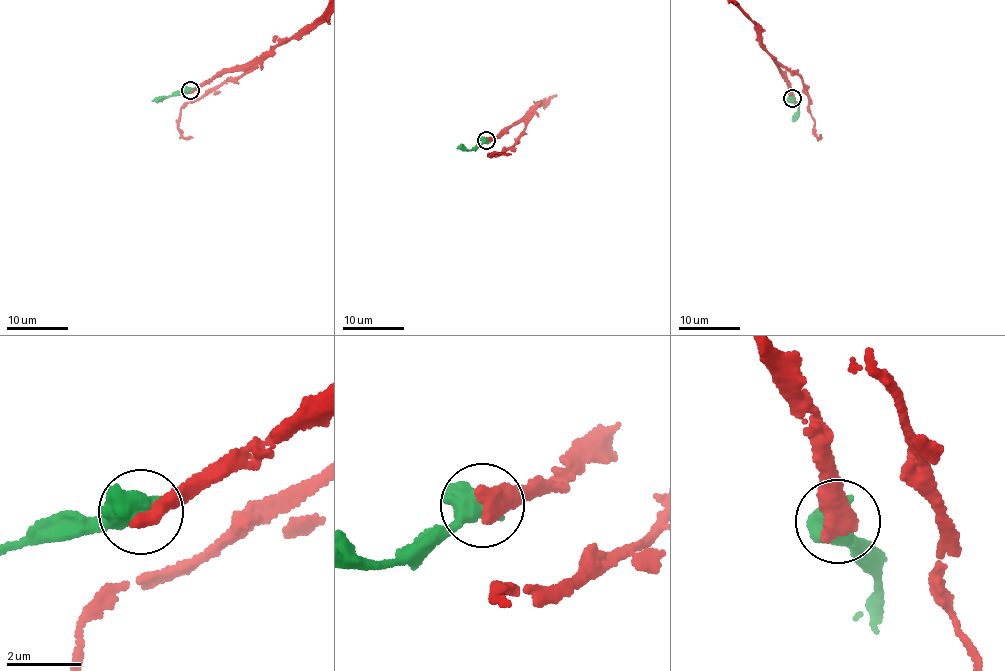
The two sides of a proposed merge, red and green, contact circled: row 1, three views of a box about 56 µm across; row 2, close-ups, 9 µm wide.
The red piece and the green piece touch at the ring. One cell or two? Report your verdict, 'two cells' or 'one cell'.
two cells

